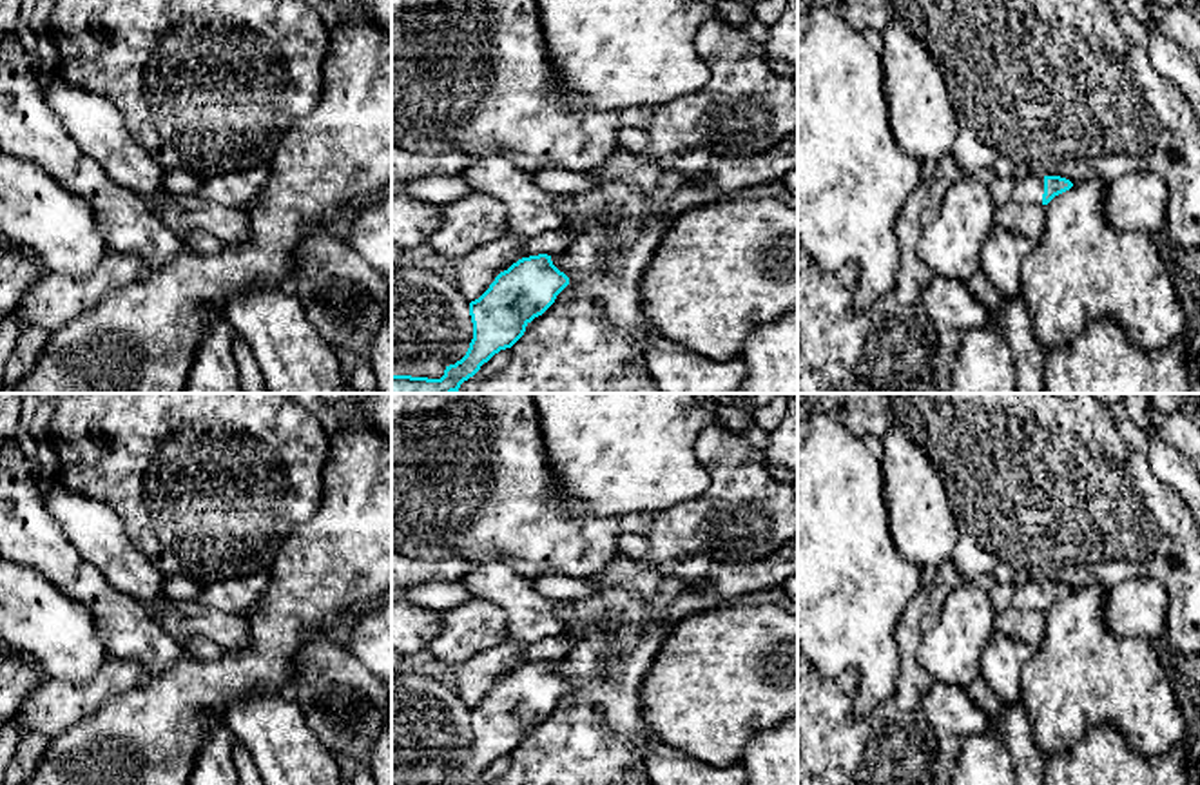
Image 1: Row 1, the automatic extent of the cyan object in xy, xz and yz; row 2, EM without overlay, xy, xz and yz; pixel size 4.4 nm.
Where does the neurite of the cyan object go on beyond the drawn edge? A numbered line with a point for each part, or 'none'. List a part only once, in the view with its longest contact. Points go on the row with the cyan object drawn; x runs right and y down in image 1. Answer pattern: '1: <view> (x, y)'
1: yz (1030, 189)

